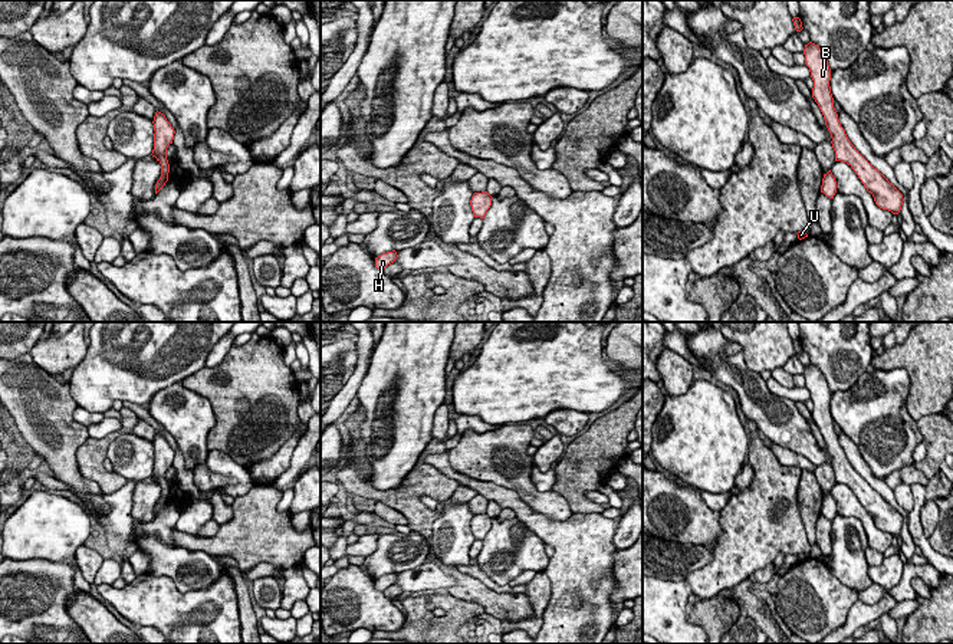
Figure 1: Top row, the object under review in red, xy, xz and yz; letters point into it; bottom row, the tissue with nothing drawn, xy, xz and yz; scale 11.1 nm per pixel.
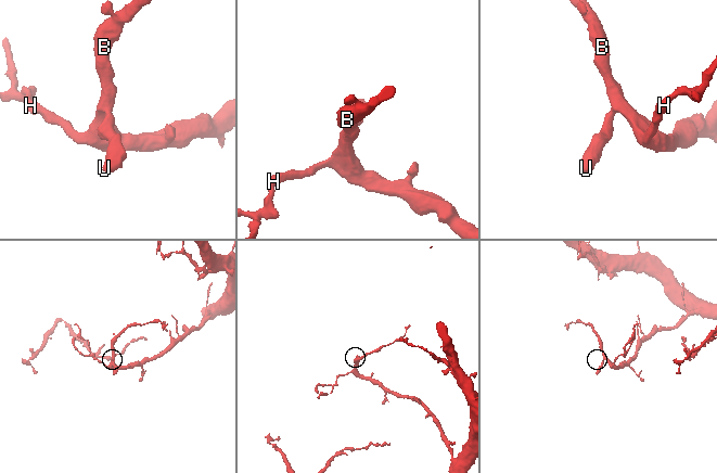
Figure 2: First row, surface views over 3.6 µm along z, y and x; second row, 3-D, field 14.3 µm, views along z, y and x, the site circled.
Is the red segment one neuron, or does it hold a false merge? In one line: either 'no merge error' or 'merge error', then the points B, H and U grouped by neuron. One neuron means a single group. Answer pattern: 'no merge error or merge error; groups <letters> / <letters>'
no merge error; groups B H U

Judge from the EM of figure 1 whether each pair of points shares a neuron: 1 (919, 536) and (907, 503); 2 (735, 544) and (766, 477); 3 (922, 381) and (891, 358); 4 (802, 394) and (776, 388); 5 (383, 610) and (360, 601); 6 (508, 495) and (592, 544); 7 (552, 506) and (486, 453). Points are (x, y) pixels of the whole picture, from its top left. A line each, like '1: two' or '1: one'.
1: two
2: one
3: one
4: one
5: one
6: one
7: one

